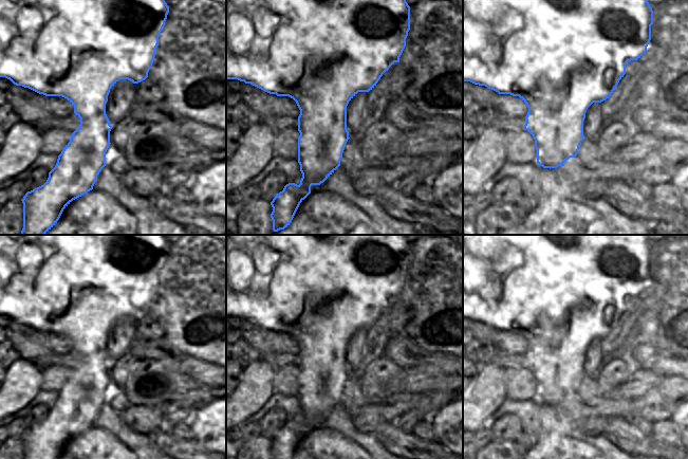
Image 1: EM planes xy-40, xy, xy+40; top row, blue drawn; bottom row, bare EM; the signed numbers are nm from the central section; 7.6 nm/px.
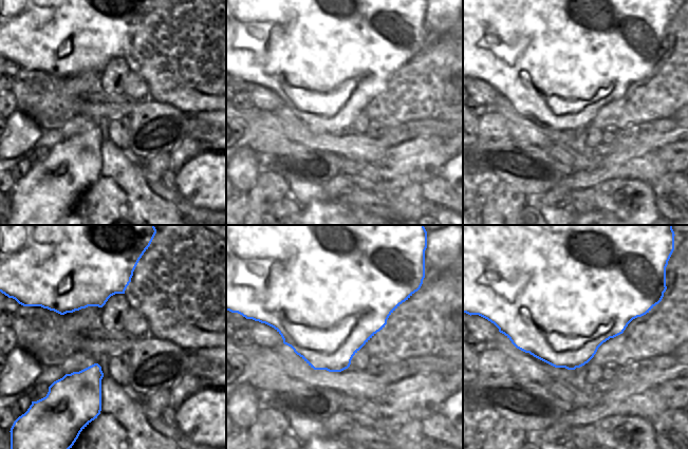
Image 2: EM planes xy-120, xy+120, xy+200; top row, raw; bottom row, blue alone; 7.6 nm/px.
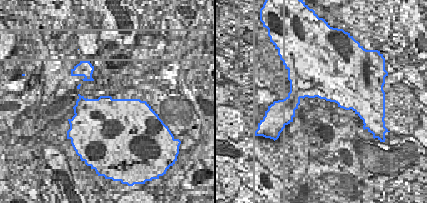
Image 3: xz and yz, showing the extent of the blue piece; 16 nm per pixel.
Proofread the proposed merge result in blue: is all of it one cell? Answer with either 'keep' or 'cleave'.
keep

